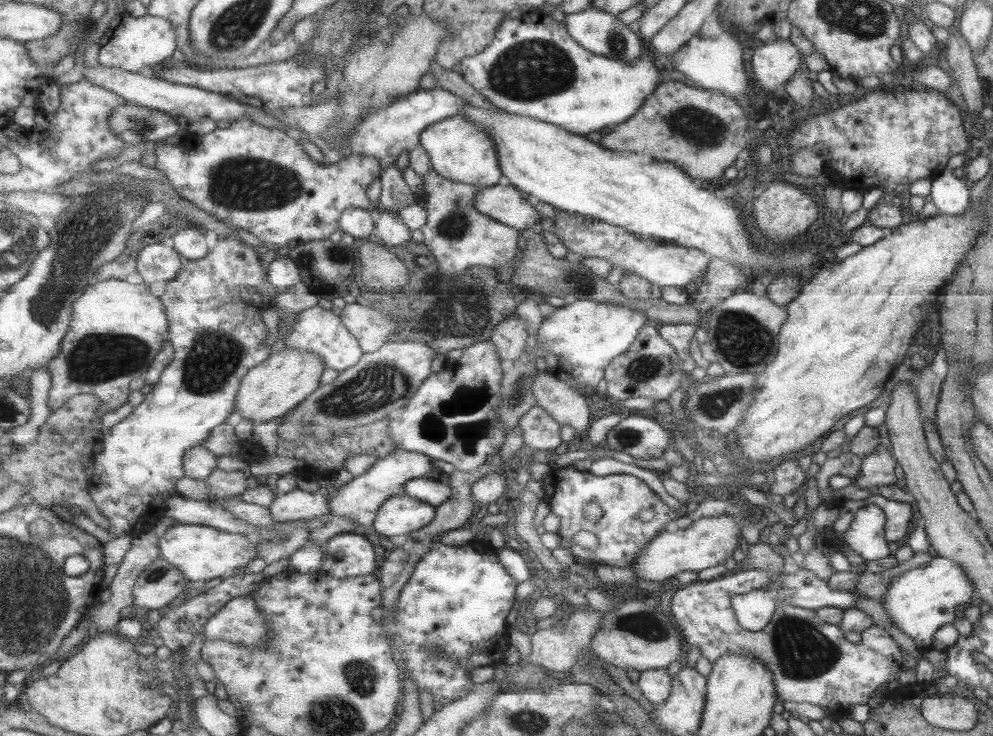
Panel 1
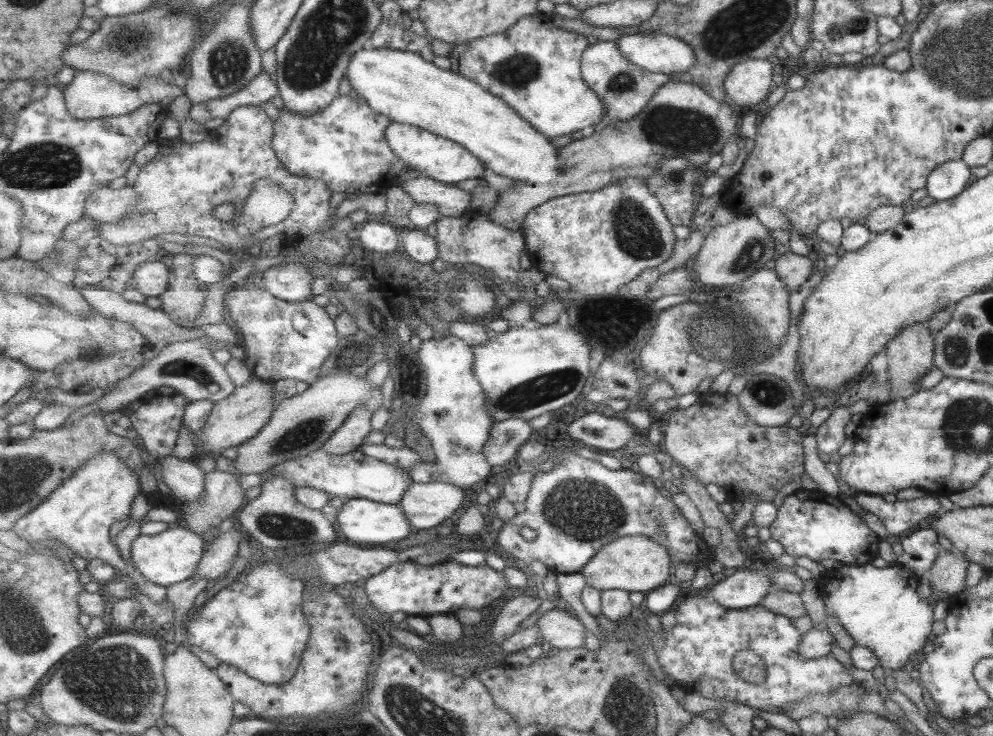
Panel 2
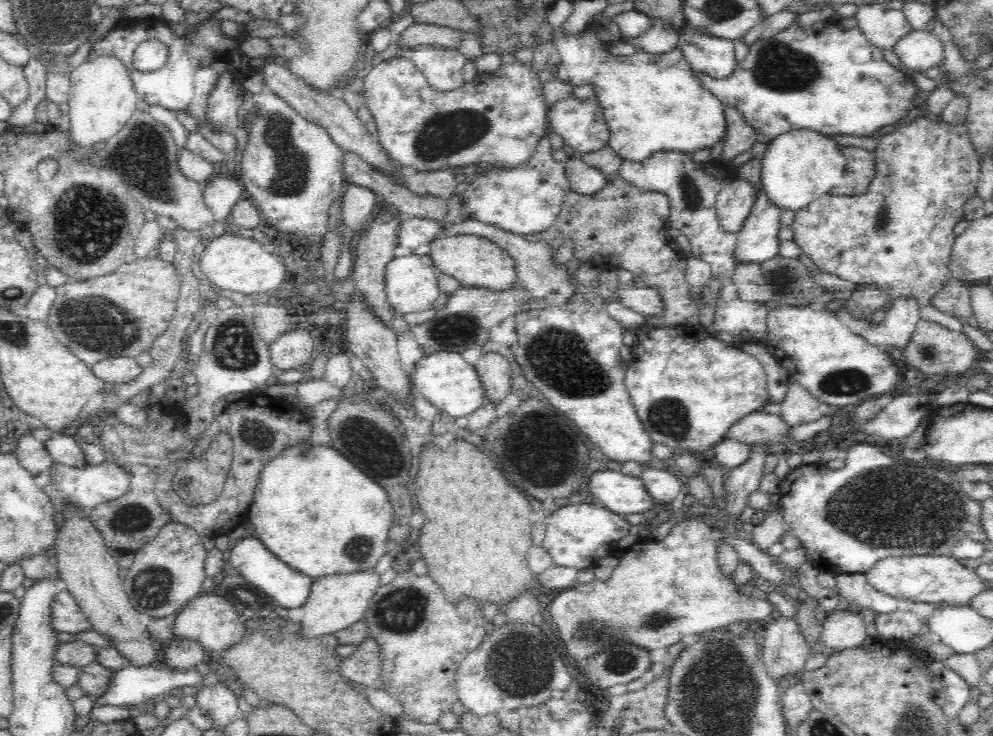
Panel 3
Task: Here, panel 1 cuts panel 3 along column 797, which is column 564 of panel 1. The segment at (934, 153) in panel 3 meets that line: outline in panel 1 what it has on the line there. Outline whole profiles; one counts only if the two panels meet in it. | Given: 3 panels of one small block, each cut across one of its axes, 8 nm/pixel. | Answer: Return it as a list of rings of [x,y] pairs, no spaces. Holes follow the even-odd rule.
[[[560,209],[560,214],[554,218],[554,222],[554,234],[562,240],[569,251],[585,257],[602,257],[612,263],[612,268],[619,266],[624,270],[624,274],[636,273],[661,287],[685,287],[688,283],[694,282],[696,278],[700,278],[702,272],[707,270],[708,262],[711,260],[710,254],[706,254],[698,248],[686,248],[686,246],[678,246],[673,243],[646,239],[628,232],[622,226],[614,226],[608,222],[584,216],[580,212]]]

